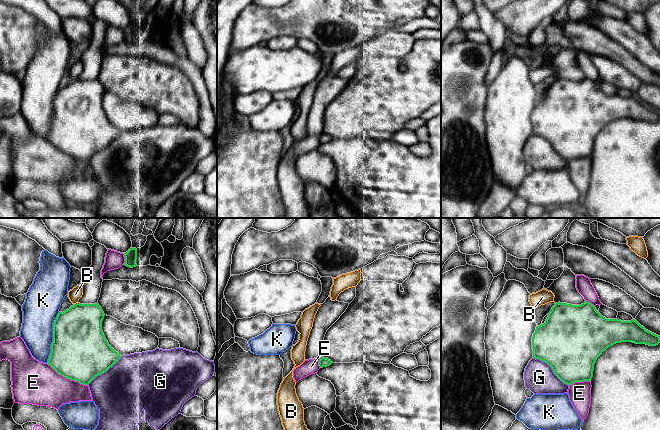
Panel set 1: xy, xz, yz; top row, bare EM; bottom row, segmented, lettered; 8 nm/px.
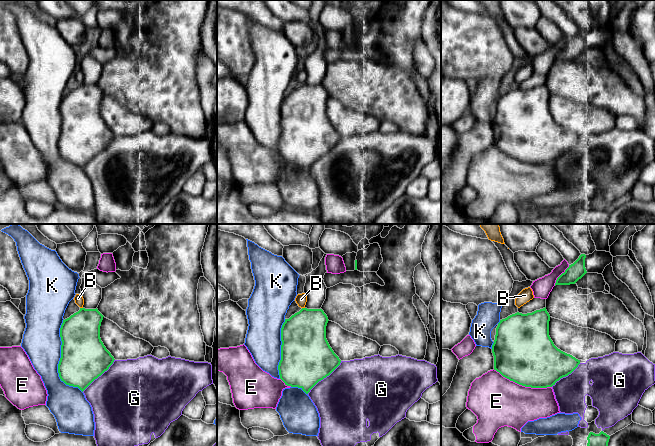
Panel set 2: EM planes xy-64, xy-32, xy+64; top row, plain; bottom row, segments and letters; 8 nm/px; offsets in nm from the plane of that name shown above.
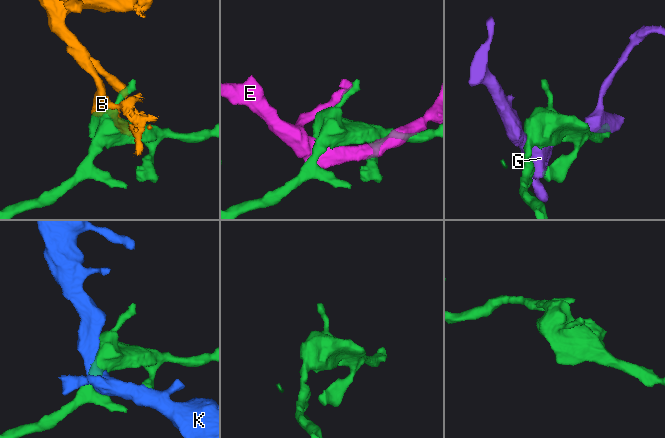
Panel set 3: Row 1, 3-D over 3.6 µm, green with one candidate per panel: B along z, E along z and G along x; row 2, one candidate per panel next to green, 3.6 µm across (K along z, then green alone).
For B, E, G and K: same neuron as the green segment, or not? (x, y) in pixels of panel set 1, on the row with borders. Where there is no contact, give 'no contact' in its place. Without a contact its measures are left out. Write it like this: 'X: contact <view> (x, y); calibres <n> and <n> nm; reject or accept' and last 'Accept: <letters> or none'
B: contact xy (76, 303); calibres 400 and 100 nm; reject
E: contact xy (67, 378); calibres 460 and 340 nm; reject
G: contact yz (552, 369); calibres 480 and 240 nm; reject
K: contact xy (53, 337); calibres 460 and 280 nm; reject
Accept: none

